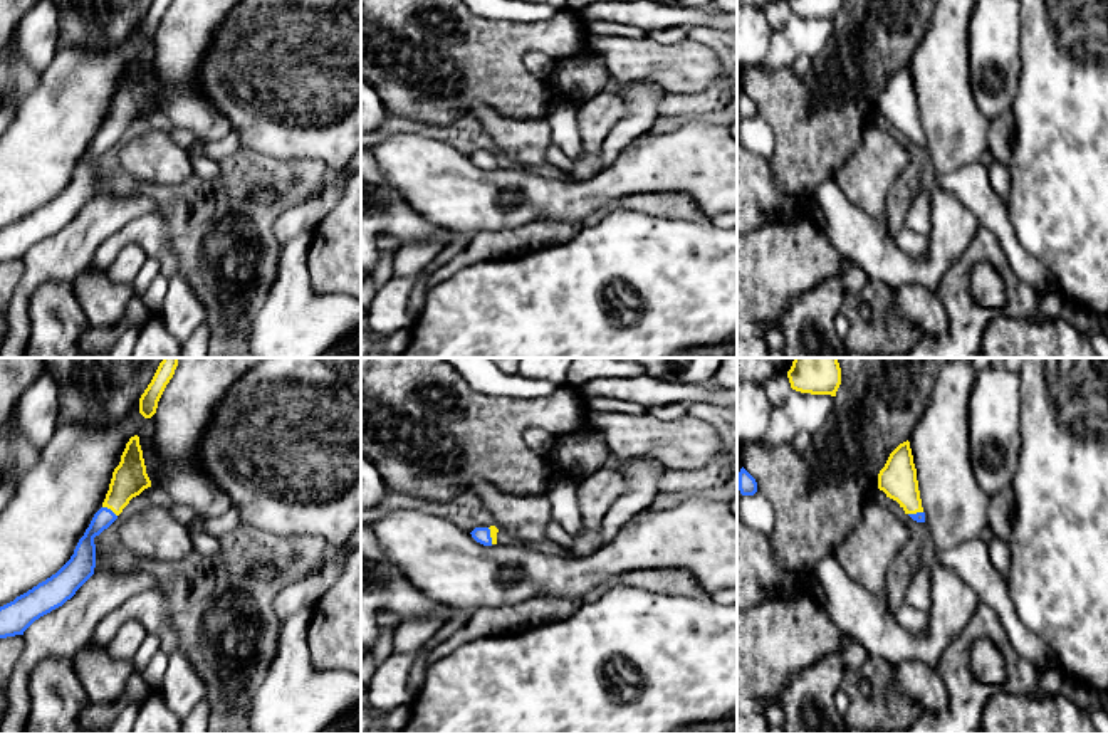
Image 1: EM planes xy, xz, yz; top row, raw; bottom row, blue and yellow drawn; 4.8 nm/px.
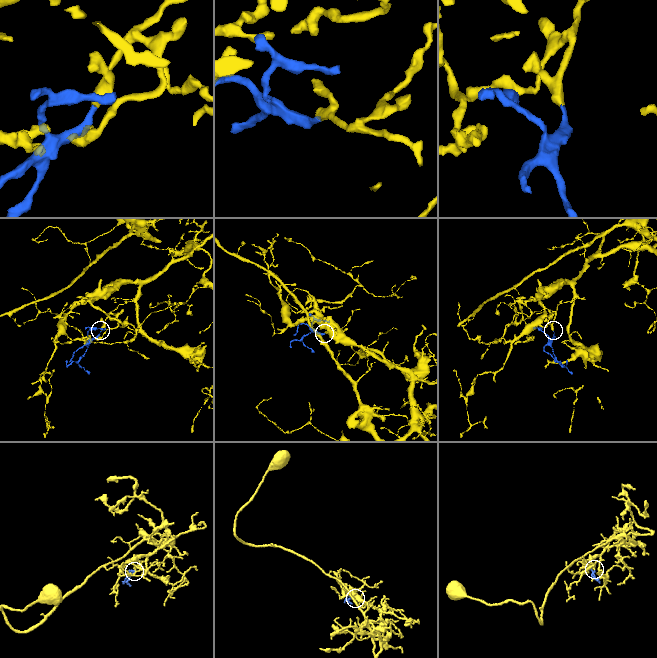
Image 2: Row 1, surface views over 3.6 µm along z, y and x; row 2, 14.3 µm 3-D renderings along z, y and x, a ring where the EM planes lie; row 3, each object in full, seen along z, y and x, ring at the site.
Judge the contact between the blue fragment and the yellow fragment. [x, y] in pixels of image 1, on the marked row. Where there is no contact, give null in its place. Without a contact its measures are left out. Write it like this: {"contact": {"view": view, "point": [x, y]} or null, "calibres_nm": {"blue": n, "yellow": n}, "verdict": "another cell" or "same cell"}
{"contact": {"view": "xy", "point": [109, 509]}, "calibres_nm": {"blue": 110, "yellow": 170}, "verdict": "same cell"}

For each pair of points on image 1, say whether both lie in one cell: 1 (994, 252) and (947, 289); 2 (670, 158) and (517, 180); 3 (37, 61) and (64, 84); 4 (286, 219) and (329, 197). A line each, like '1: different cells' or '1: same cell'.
1: same cell
2: same cell
3: different cells
4: same cell

